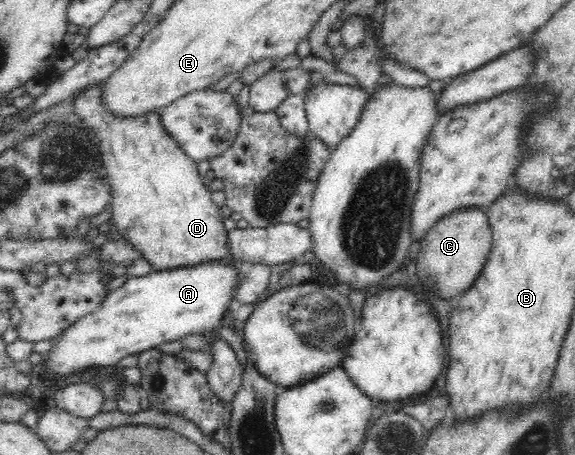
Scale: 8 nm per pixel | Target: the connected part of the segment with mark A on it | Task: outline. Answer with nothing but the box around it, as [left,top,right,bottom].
[48,261,248,376]

